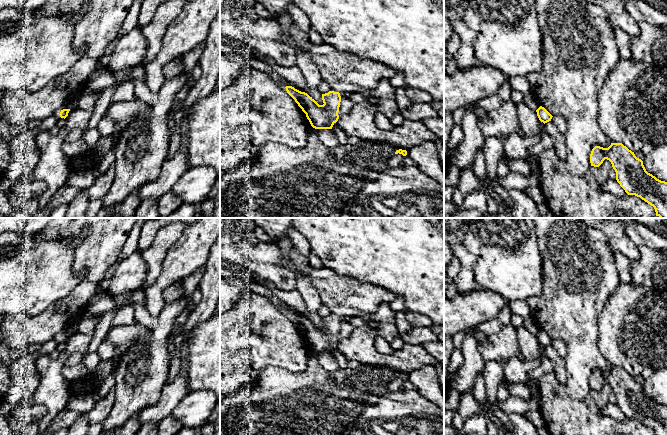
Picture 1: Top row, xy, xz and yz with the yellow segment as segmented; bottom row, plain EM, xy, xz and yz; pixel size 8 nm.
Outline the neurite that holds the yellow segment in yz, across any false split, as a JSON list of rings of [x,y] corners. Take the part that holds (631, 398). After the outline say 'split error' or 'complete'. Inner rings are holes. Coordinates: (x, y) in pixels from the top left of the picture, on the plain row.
[[[622,367],[608,372],[595,370],[590,378],[591,390],[599,391],[607,383],[616,396],[616,404],[628,419],[635,419],[654,431],[667,435],[667,406],[648,397],[643,385]]]; complete

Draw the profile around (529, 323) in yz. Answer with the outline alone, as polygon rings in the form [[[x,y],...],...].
[[[531,315],[526,318],[523,318],[522,326],[534,335],[536,335],[540,331],[539,327],[537,326],[535,320]]]

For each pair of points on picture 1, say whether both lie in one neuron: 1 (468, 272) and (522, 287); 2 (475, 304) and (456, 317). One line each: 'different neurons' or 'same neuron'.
1: different neurons
2: same neuron

